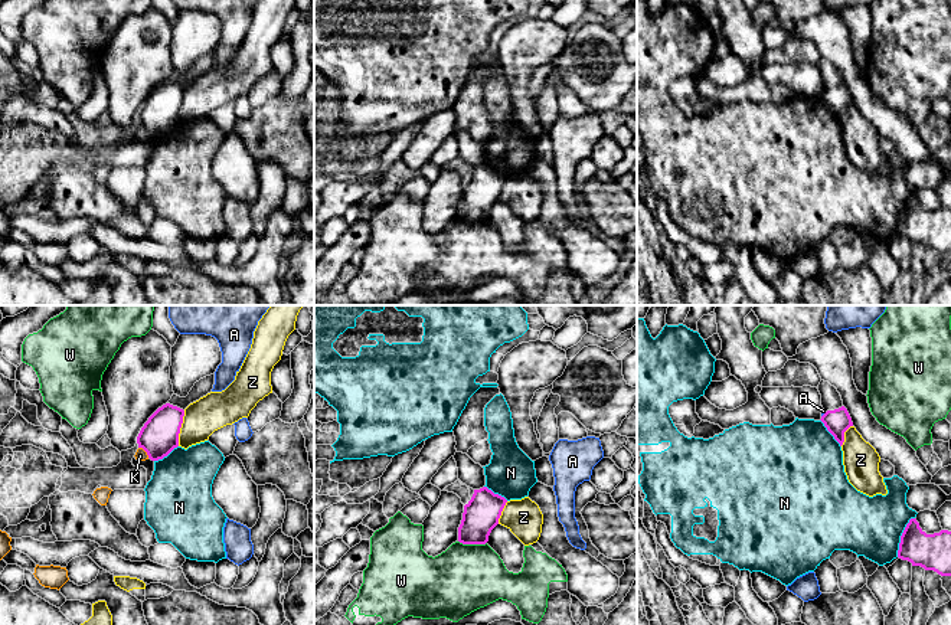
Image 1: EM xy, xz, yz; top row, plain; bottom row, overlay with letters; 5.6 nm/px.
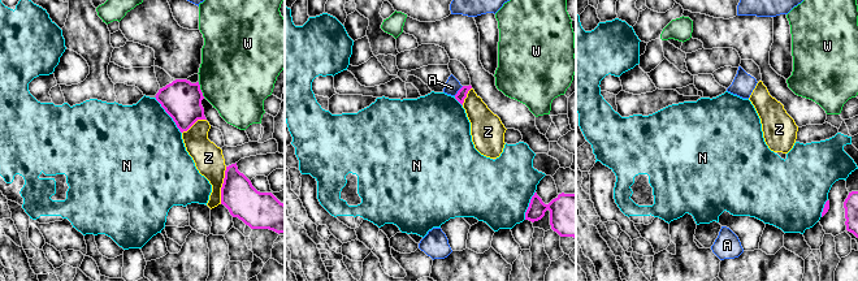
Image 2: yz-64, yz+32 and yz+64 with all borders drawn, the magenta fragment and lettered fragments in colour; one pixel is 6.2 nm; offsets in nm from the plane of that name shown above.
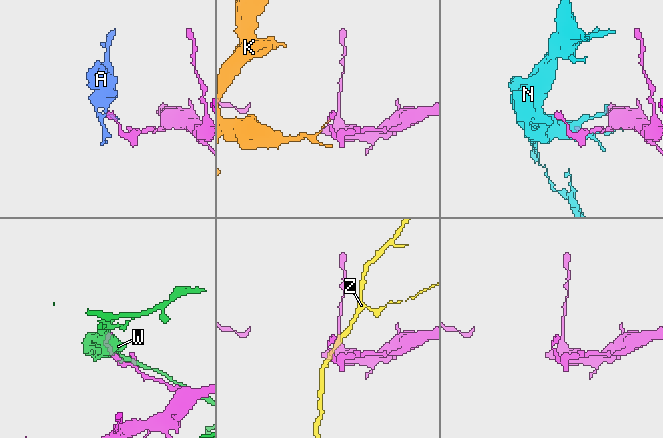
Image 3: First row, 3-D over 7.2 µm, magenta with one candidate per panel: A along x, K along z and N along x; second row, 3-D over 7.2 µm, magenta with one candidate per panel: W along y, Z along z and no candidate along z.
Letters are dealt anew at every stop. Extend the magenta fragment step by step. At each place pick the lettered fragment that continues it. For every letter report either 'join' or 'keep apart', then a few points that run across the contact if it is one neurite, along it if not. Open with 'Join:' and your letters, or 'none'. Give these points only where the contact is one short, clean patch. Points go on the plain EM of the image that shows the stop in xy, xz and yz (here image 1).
Join: none
A: keep apart | yz (826, 90), (822, 94)
K: keep apart | xy (139, 124), (149, 134)
N: keep apart
W: keep apart
Z: keep apart

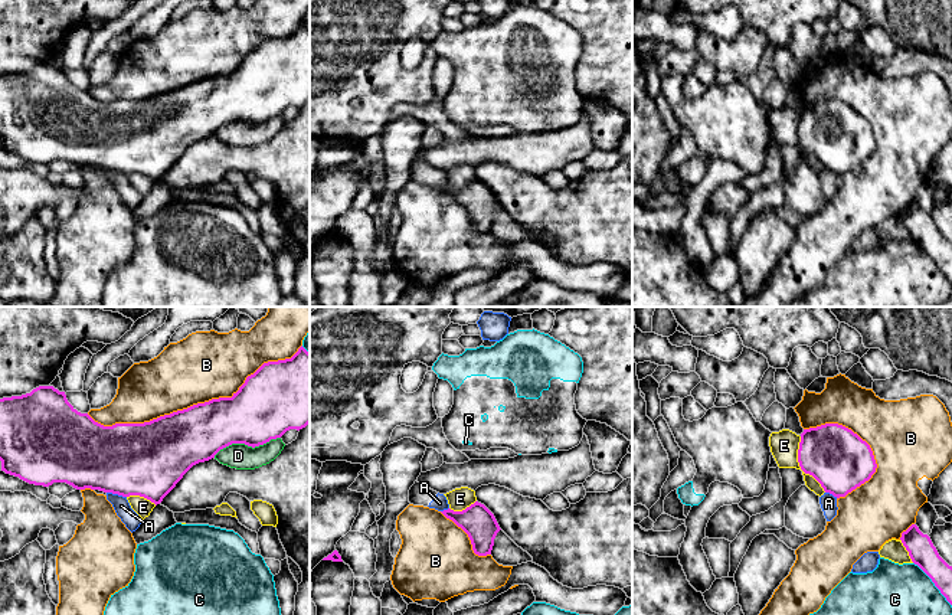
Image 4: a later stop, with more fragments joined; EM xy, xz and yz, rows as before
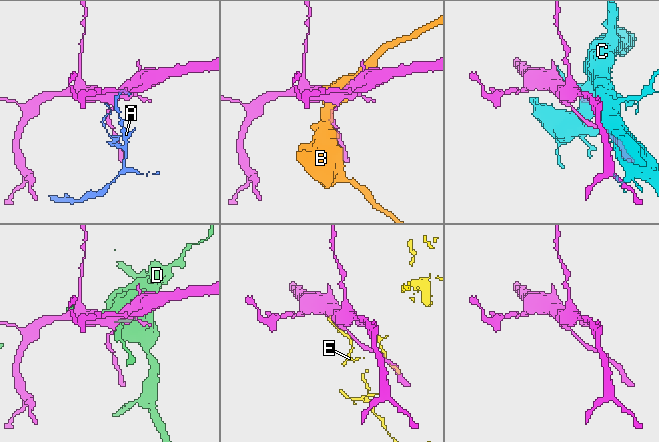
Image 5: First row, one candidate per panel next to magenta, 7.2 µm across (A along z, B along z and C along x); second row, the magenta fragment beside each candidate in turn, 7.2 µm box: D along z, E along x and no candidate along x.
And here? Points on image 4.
Join: none
A: keep apart | xy (107, 169), (126, 174)
B: keep apart
C: keep apart
D: keep apart
E: keep apart

